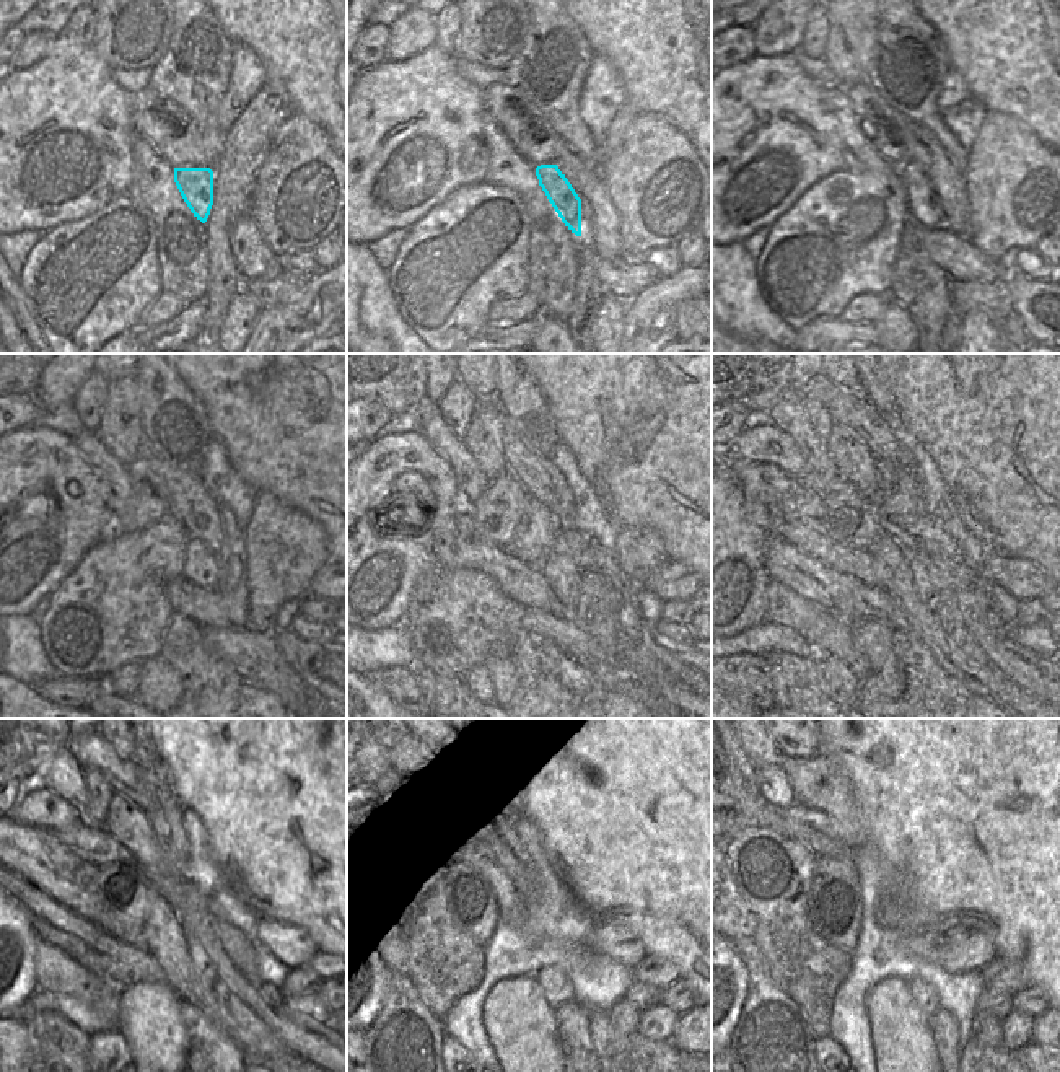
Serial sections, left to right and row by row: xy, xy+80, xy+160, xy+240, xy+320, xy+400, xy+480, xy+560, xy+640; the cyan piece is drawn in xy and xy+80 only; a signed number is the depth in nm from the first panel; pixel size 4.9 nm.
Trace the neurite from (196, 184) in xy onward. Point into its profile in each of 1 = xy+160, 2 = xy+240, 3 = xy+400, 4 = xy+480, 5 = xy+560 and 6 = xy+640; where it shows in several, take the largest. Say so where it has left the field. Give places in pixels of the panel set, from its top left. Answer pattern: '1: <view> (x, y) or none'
1: xy+160 (925, 209)
2: xy+240 (199, 562)
3: xy+400 (925, 588)
4: xy+480 (202, 966)
5: xy+560 (557, 989)
6: xy+640 (922, 992)

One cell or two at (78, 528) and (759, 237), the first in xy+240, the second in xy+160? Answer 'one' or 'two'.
two

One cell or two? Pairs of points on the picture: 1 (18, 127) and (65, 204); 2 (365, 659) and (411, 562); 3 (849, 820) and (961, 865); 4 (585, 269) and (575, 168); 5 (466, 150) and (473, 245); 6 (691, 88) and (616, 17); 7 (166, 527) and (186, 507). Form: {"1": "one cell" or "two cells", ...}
{"1": "one cell", "2": "two cells", "3": "two cells", "4": "two cells", "5": "two cells", "6": "one cell", "7": "two cells"}

